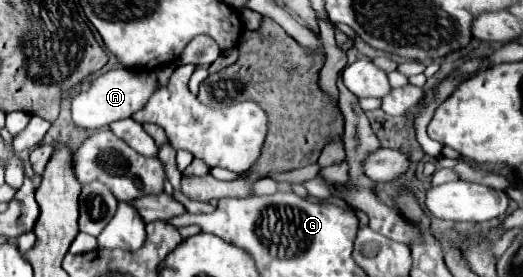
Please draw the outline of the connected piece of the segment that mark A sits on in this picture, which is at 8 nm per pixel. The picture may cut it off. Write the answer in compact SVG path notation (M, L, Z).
M120 68L110 70L106 74L100 74L92 80L90 88L86 92L80 92L72 100L72 120L80 128L98 130L102 126L108 126L116 120L130 118L134 112L138 112L150 98L150 94L158 88L156 72L142 70L142 68Z

